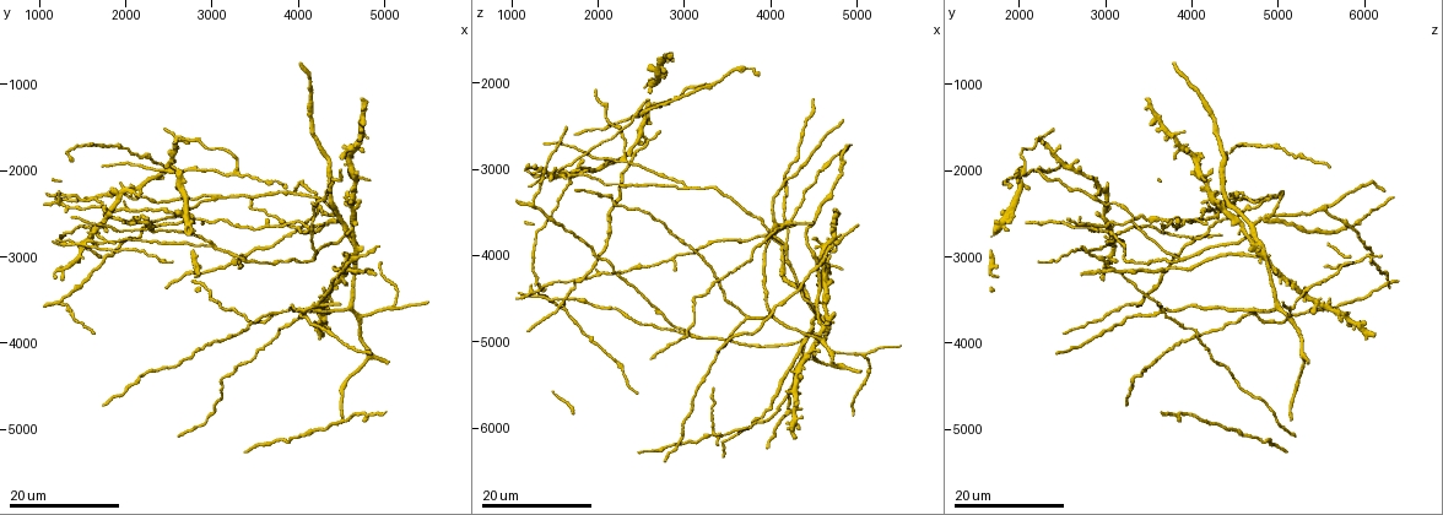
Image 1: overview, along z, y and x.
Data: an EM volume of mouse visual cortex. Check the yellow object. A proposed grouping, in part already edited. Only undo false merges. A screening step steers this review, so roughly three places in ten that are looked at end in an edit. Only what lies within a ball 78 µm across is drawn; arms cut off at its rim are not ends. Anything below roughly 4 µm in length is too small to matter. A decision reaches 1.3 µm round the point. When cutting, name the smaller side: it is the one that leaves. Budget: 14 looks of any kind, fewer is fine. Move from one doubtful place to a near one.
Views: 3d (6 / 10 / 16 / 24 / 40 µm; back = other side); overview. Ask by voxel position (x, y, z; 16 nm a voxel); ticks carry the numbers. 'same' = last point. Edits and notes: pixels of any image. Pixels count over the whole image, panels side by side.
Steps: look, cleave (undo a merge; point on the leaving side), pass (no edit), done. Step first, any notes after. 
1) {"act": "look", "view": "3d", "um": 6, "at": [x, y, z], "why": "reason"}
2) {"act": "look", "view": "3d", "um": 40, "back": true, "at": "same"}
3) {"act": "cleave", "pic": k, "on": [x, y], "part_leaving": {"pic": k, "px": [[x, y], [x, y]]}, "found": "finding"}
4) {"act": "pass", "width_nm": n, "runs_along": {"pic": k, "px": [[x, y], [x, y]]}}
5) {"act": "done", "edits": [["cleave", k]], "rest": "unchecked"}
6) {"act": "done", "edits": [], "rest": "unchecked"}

{"act": "look", "view": "3d", "um": 16, "at": [4250, 2400, 5600], "why": "arms part here"}

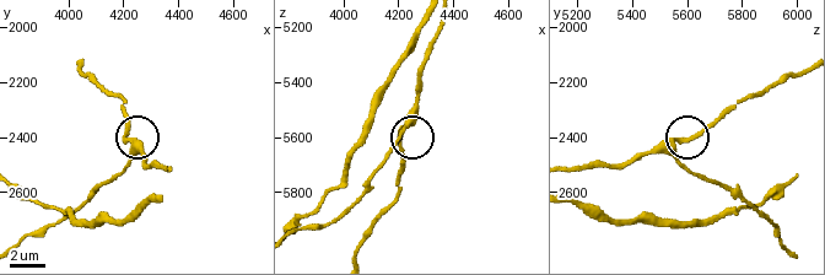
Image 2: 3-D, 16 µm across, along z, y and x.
{"act": "look", "view": "3d", "um": 6, "at": [4230, 2450, 5550]}

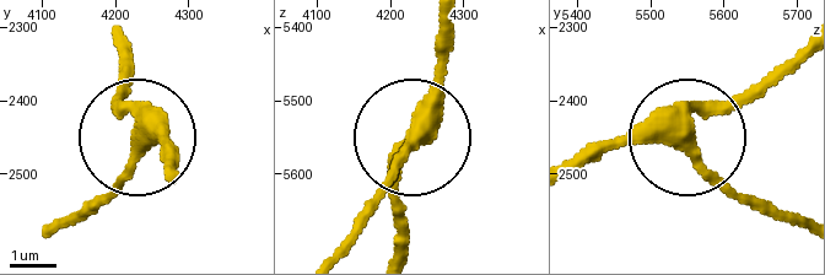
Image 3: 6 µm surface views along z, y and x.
{"act": "pass", "arms": 3, "runs_along": {"pic": 3, "px": [[572, 166], [620, 146], [678, 141], [780, 68]]}, "found": "all the same neuron"}

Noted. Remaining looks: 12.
{"act": "look", "view": "3d", "um": 24, "at": [4500, 2550, 4850], "why": "two arms at a narrow angle"}

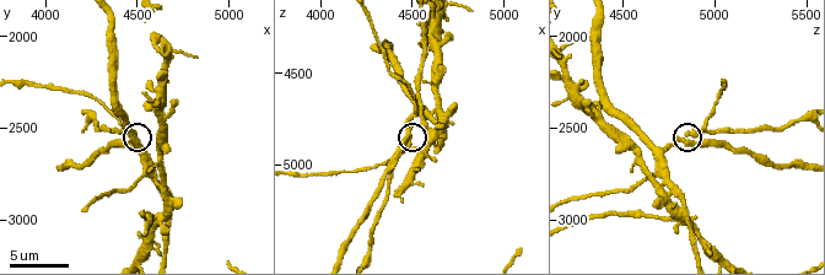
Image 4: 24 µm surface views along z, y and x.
{"act": "look", "view": "3d", "um": 6, "at": [4460, 2560, 4840], "why": "zoom in"}

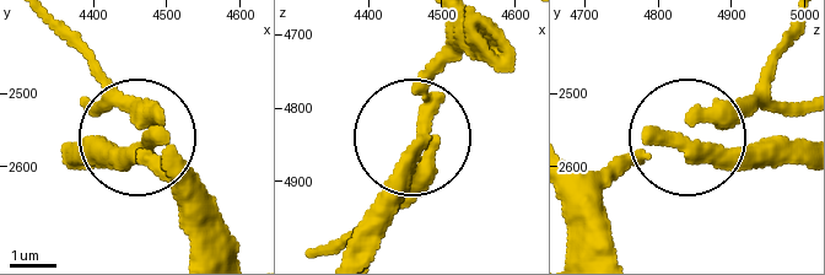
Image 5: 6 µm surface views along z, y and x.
{"act": "cleave", "pic": 5, "on": [103, 156], "width_nm": 310, "part_leaving": {"pic": 5, "px": [[699, 147], [799, 147]]}, "found": "two neurons meet here"}

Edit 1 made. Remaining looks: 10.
{"act": "look", "view": "3d", "um": 16, "at": [4600, 3600, 5000], "why": "three arms meet"}

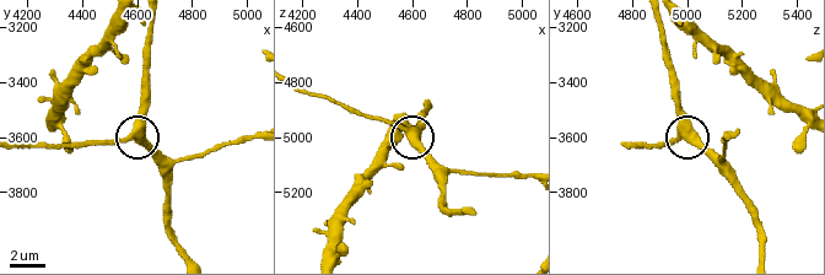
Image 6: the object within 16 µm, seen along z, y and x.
{"act": "look", "view": "3d", "um": 6, "at": [4600, 3600, 4990]}

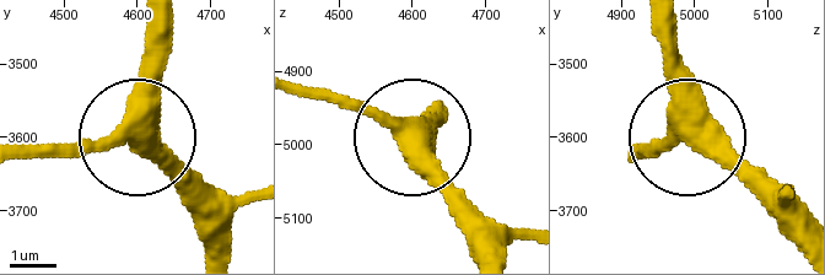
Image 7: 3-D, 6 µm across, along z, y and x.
{"act": "pass", "width_nm": 440, "runs_along": {"pic": 7, "px": [[654, 30], [670, 112], [780, 226]]}, "found": "one neuron here"}

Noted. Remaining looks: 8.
{"act": "look", "view": "3d", "um": 16, "at": [3000, 2850, 3250], "why": "two arms in line, one across"}

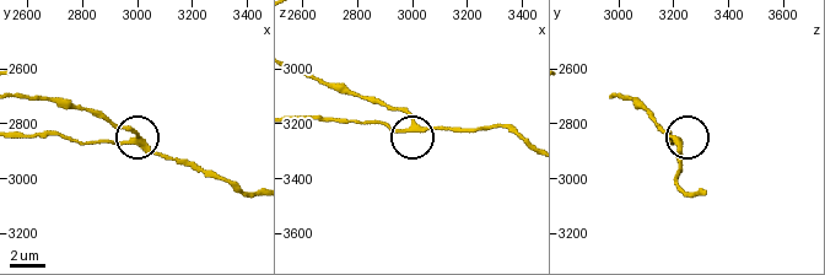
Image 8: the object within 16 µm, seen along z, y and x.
{"act": "look", "view": "3d", "um": 10, "at": [3010, 2860, 3210], "why": "closer look"}

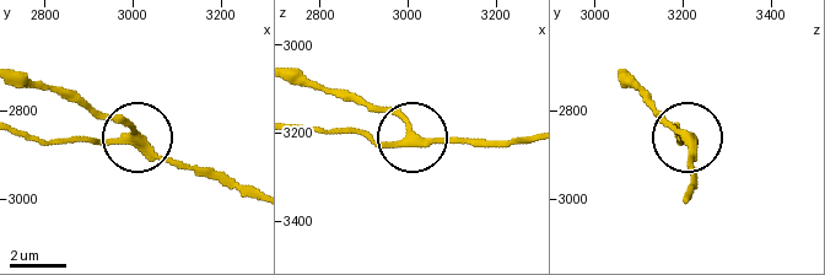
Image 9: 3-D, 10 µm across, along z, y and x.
{"act": "pass", "runs_along": {"pic": 9, "px": [[249, 197], [165, 161], [84, 98]]}, "found": "one neuron here"}

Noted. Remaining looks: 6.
{"act": "look", "view": "3d", "um": 16, "at": [3350, 3000, 6050], "why": "four or more arms meet"}

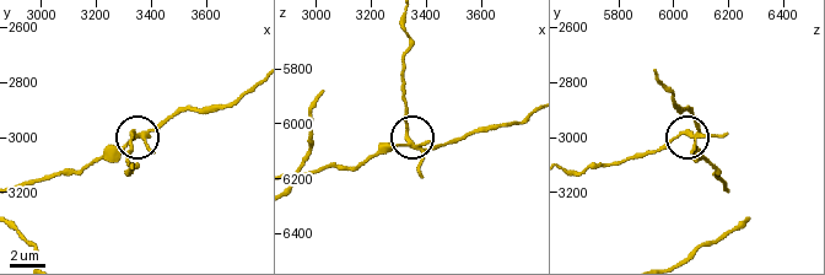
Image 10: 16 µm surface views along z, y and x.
{"act": "look", "view": "3d", "um": 6, "at": [3340, 3000, 6070]}

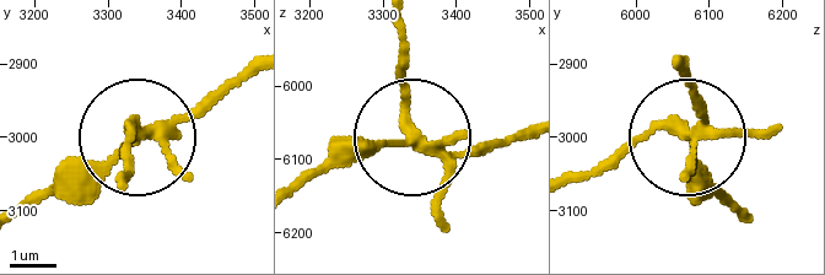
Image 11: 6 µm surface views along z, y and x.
{"act": "cleave", "pic": 11, "on": [437, 219], "part_leaving": {"pic": 11, "px": [[436, 141], [409, 111], [397, 28]]}, "found": "two neurons meet here"}

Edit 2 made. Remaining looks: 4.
{"act": "look", "view": "3d", "um": 24, "at": [3050, 2350, 4900], "why": "three-way junction"}

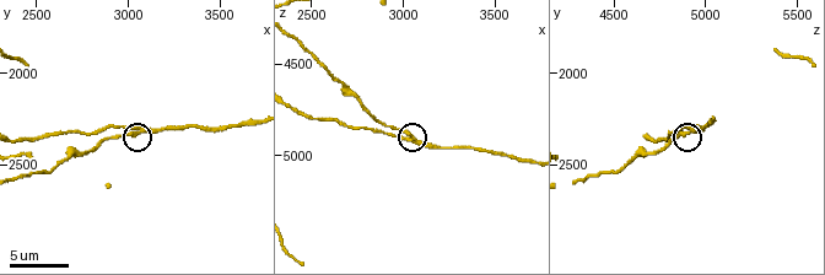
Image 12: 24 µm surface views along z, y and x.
{"act": "look", "view": "3d", "um": 6, "at": [3020, 2320, 4860]}

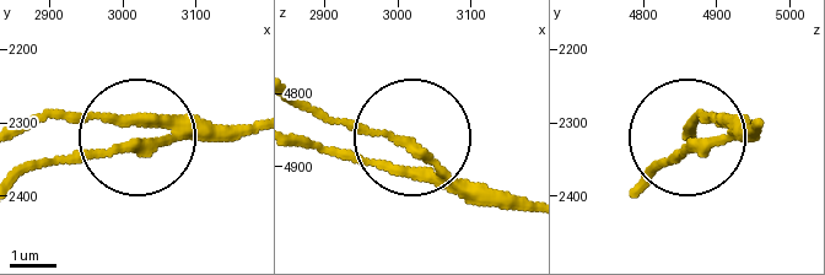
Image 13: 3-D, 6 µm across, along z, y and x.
{"act": "pass", "width_nm": 220, "runs_along": {"pic": 13, "px": [[750, 124], [695, 135], [648, 167]]}, "found": "all the same neuron"}

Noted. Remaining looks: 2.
{"act": "done", "edits": [["cleave", 5], ["cleave", 11]], "rest": "unchecked"}

